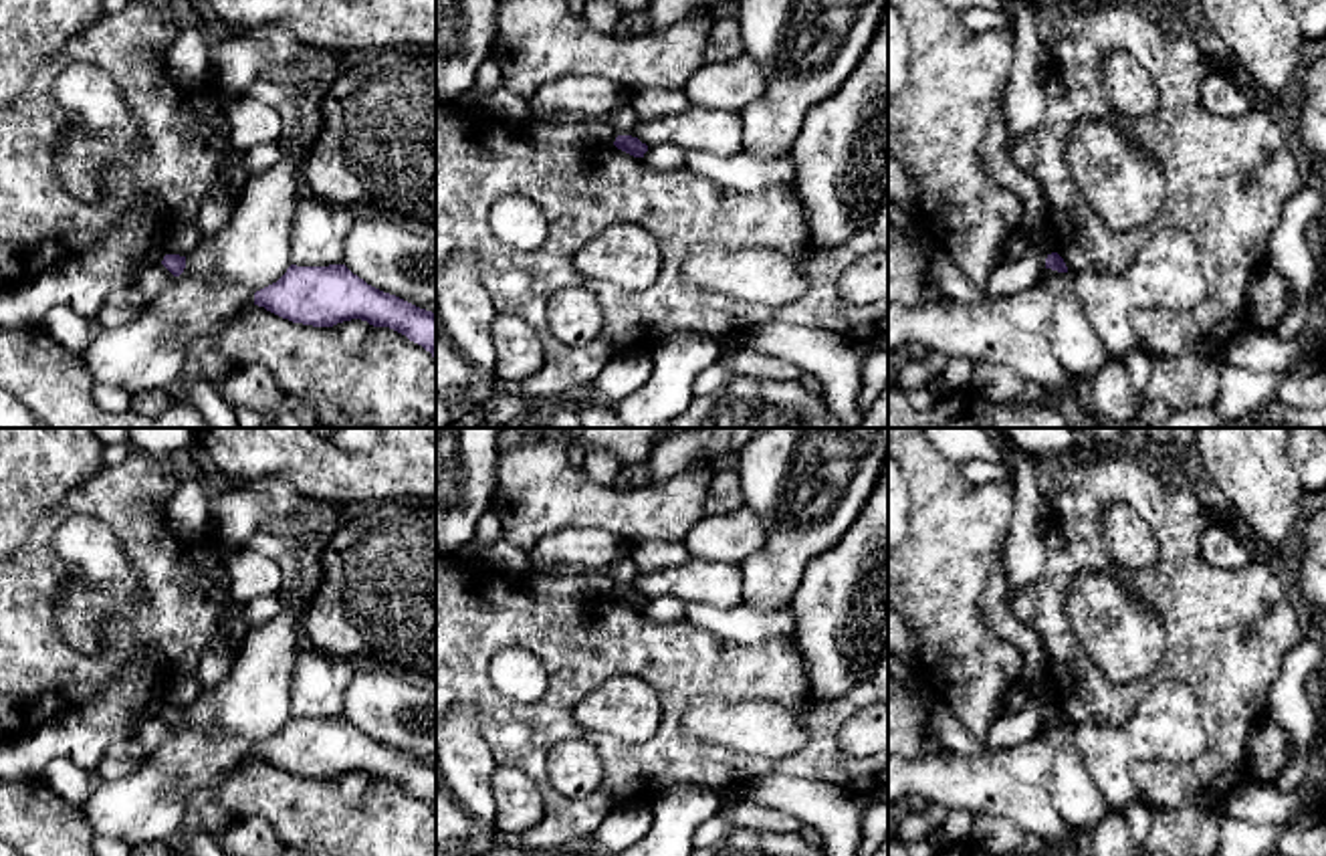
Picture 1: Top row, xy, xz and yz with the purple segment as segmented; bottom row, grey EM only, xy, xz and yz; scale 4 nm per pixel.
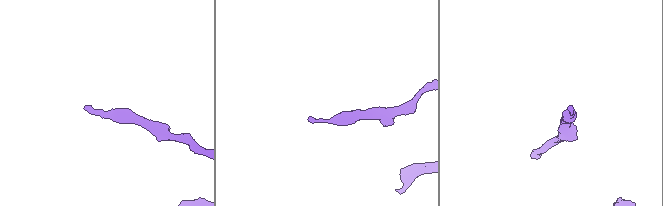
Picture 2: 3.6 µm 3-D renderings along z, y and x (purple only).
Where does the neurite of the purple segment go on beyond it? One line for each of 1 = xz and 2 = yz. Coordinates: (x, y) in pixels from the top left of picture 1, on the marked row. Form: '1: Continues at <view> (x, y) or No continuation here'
1: No continuation here
2: No continuation here

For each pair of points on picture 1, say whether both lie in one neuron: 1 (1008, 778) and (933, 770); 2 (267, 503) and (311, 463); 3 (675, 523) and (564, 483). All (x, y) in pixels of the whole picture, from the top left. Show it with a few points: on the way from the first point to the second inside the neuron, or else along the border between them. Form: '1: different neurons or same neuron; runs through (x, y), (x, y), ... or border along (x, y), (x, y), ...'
1: same neuron; runs through (989, 778), (951, 778)
2: different neurons; border along (275, 477), (289, 483), (305, 503)
3: same neuron; runs through (646, 513), (622, 513), (592, 505)

